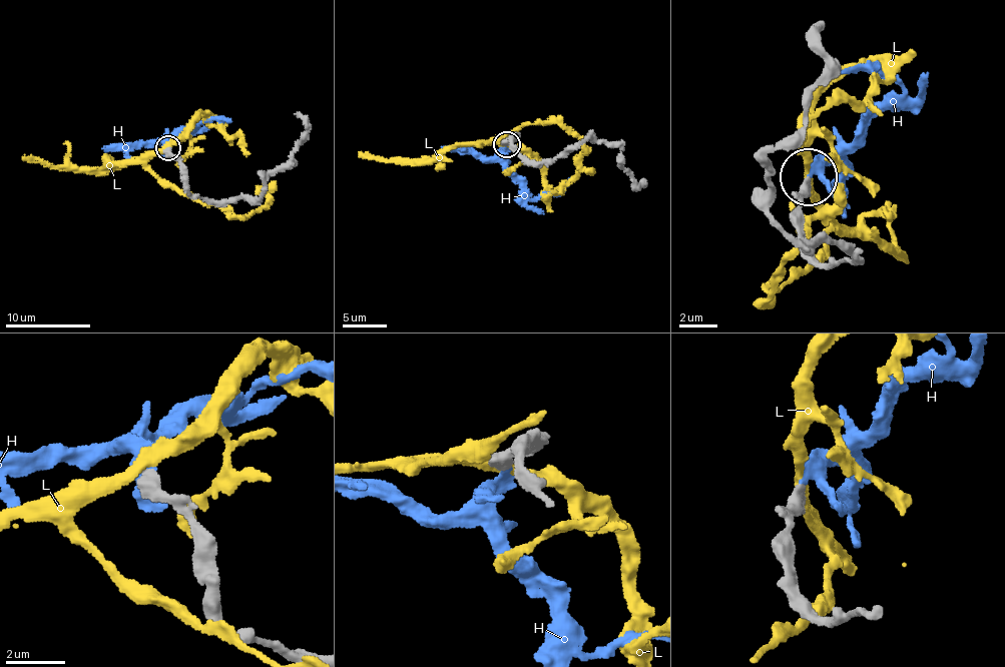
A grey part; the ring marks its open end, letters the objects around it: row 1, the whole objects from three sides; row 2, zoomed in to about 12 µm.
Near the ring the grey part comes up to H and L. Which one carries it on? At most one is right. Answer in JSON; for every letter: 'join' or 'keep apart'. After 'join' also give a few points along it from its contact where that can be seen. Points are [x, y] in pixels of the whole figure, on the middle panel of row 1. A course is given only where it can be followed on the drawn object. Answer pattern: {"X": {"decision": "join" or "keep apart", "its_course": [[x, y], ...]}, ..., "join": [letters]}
{"H": {"decision": "join", "its_course": [[507, 144], [503, 153], [504, 165], [534, 196], [560, 193], [571, 178]]}, "L": {"decision": "keep apart"}, "join": ["H"]}

